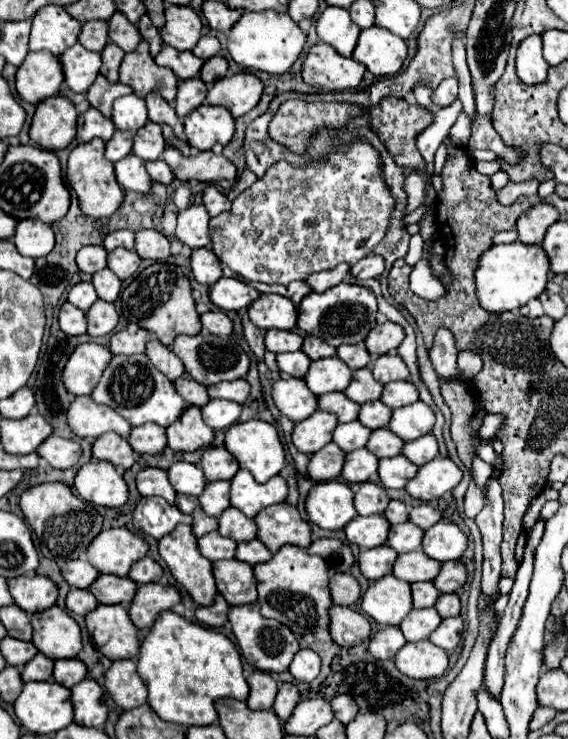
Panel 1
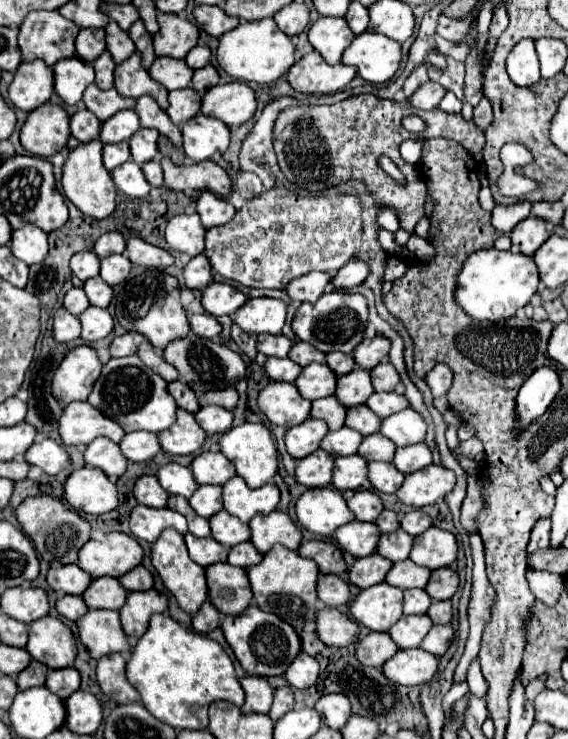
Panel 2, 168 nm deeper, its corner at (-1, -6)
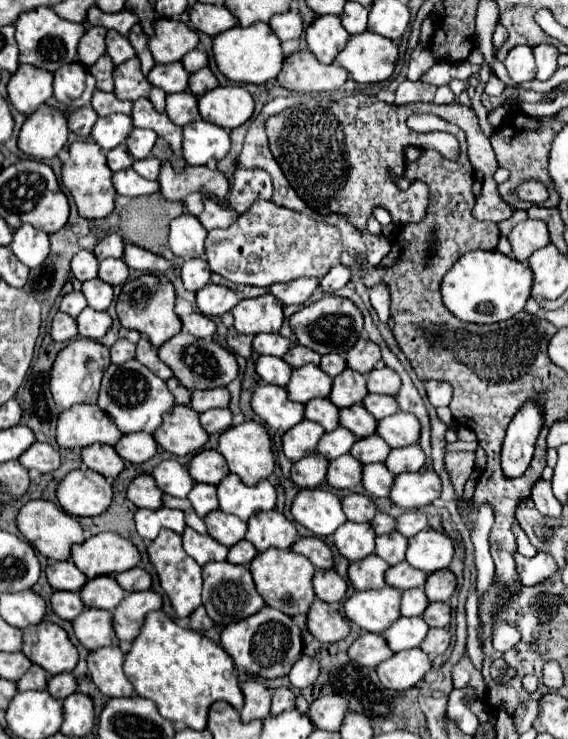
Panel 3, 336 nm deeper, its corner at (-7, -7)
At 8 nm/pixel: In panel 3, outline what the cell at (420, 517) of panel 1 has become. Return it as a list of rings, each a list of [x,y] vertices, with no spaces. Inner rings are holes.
[[[421,510],[405,512],[405,514],[401,514],[401,516],[397,518],[397,530],[399,530],[403,536],[407,536],[407,538],[415,536],[417,532],[425,530],[427,526],[429,526],[429,524],[427,524],[427,518],[425,518],[425,514],[423,514]]]

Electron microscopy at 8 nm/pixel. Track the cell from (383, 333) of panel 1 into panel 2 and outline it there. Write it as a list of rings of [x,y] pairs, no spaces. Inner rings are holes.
[[[375,335],[373,339],[363,339],[363,343],[357,345],[357,349],[353,351],[355,363],[361,369],[373,369],[387,355],[389,355],[389,339],[381,335]]]

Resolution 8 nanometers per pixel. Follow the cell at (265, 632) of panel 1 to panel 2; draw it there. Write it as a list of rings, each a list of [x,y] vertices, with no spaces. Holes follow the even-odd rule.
[[[249,605],[241,615],[227,615],[223,619],[221,629],[237,661],[249,675],[259,675],[259,677],[285,675],[289,663],[295,659],[297,653],[301,653],[301,641],[293,631],[293,627],[281,621],[277,615],[261,611],[257,605]]]

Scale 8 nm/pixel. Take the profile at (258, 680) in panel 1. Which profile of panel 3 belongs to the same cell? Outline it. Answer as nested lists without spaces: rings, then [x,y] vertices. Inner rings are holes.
[[[245,680],[241,682],[241,692],[245,696],[245,706],[241,710],[241,720],[263,720],[269,714],[271,706],[271,692],[257,680]]]

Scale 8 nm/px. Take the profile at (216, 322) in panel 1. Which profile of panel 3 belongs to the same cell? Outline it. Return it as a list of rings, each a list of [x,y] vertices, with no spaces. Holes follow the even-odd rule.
[[[193,312],[189,316],[181,316],[181,324],[183,324],[183,332],[189,332],[197,338],[211,338],[217,330],[215,322],[211,322],[211,318],[199,314],[199,312]]]

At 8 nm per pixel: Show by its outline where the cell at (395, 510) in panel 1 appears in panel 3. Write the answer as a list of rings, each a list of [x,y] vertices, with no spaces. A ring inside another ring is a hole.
[[[377,512],[375,518],[371,520],[371,526],[377,534],[387,534],[387,532],[393,532],[395,530],[395,518],[391,518],[389,514],[383,514],[383,512]]]

